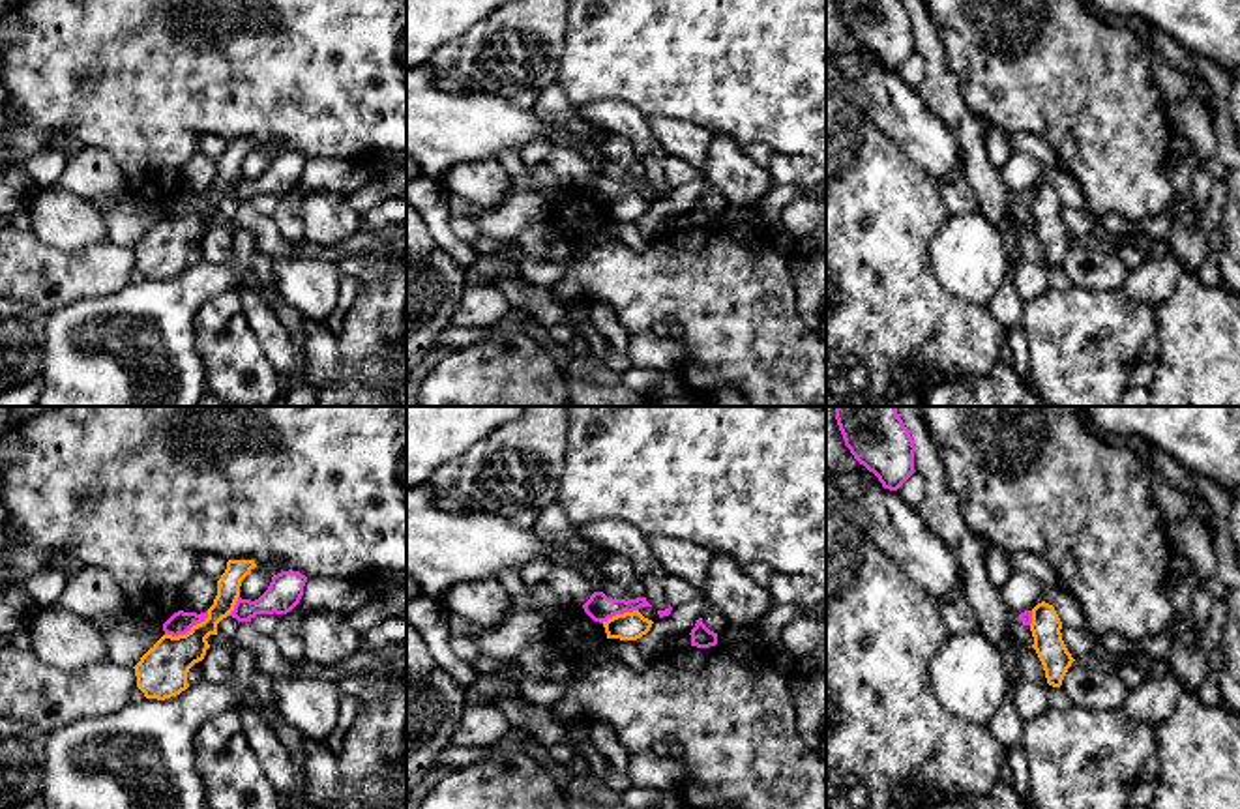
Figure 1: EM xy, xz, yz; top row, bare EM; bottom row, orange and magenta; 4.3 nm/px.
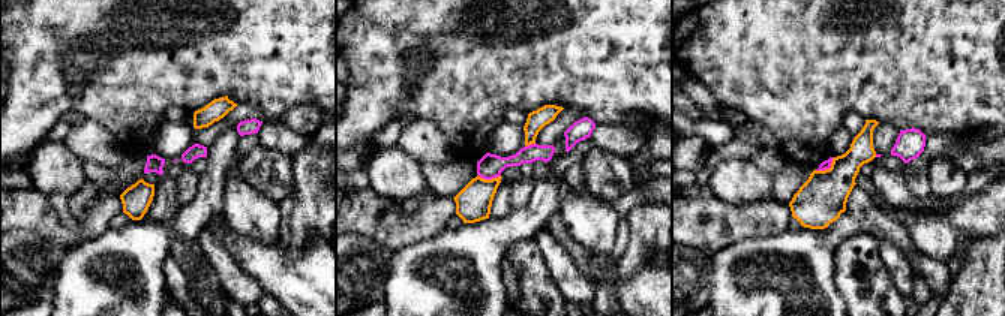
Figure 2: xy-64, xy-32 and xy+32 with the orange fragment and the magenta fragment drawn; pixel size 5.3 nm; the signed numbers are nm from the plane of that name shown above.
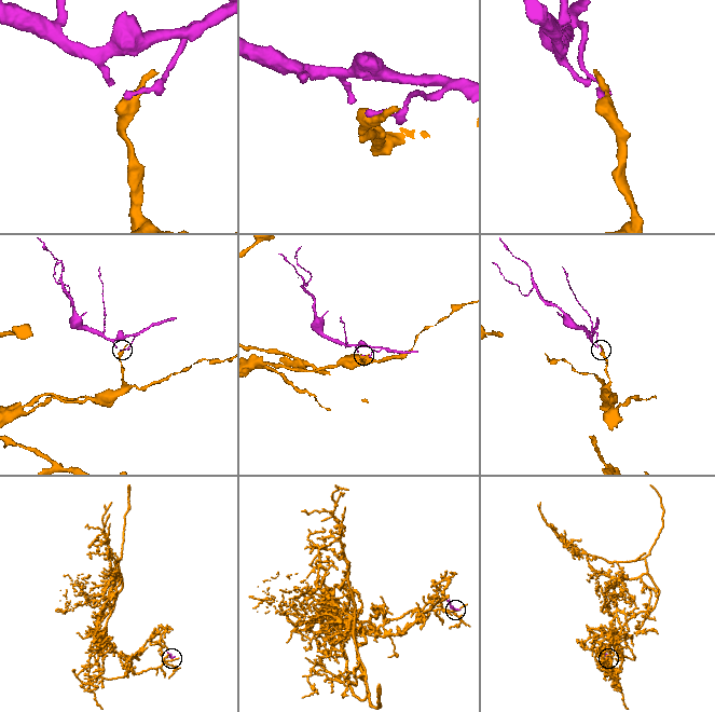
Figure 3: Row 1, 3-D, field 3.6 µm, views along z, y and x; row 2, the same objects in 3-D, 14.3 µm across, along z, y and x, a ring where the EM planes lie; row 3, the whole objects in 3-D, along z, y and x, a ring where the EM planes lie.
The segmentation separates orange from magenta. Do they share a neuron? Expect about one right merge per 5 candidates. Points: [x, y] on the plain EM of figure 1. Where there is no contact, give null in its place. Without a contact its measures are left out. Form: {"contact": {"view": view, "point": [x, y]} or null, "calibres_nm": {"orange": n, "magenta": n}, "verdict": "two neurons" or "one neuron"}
{"contact": {"view": "xy", "point": [188, 212]}, "calibres_nm": {"orange": 220, "magenta": 100}, "verdict": "two neurons"}

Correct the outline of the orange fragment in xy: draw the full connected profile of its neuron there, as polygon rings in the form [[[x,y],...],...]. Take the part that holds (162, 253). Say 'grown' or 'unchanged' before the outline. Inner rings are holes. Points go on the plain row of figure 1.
unchanged; [[[229,140],[217,161],[217,176],[208,199],[185,215],[163,215],[133,247],[137,268],[146,279],[165,281],[189,268],[189,249],[202,242],[210,228],[208,217],[217,215],[217,204],[227,199],[240,178],[242,161],[257,148],[255,140]]]

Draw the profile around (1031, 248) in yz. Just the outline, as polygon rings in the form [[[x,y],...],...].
[[[1013,215],[1010,217],[1010,223],[1017,228],[1021,257],[1032,264],[1040,264],[1047,272],[1051,288],[1071,288],[1073,283],[1068,279],[1068,275],[1060,268],[1053,268],[1047,264],[1045,251],[1036,230],[1028,225],[1021,225]]]

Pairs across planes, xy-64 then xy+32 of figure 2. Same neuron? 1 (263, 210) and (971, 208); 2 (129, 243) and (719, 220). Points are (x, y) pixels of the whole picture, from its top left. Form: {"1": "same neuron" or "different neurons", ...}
{"1": "different neurons", "2": "different neurons"}

